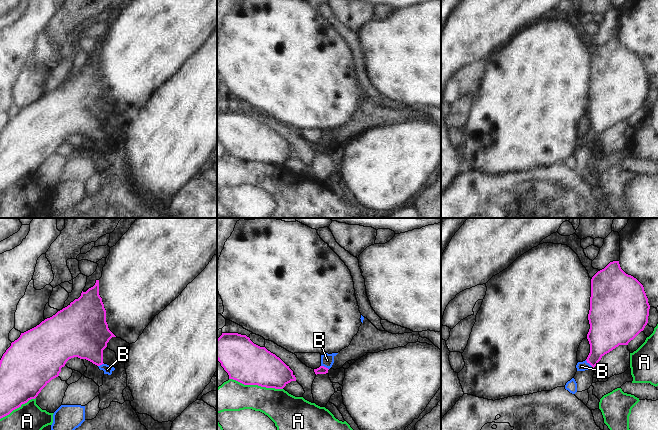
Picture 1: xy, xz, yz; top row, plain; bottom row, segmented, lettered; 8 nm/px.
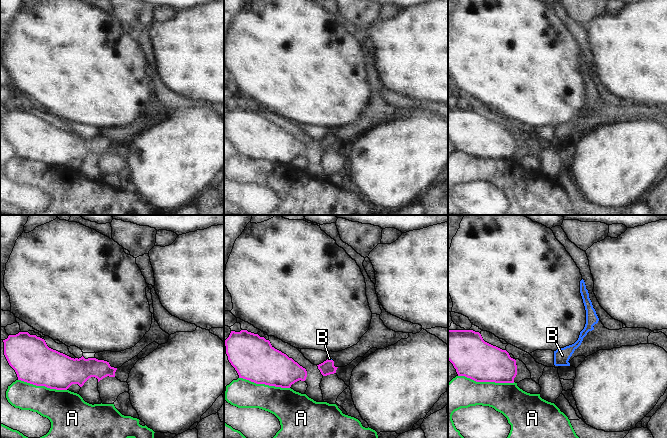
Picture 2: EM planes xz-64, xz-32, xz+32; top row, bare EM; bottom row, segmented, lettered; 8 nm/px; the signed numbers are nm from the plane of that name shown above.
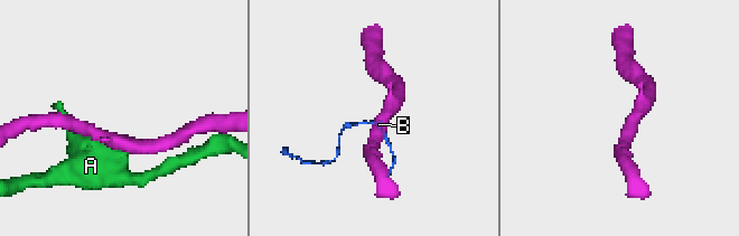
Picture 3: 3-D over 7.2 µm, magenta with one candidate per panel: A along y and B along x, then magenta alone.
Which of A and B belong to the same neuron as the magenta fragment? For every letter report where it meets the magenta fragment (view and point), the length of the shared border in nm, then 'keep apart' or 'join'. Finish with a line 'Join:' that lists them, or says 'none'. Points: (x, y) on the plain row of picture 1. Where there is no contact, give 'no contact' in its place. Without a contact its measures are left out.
A: meets magenta in xz at (256, 160); contact 440 nm long; keep apart
B: meets magenta in xz at (325, 143); contact 70 nm long; join
Join: B

